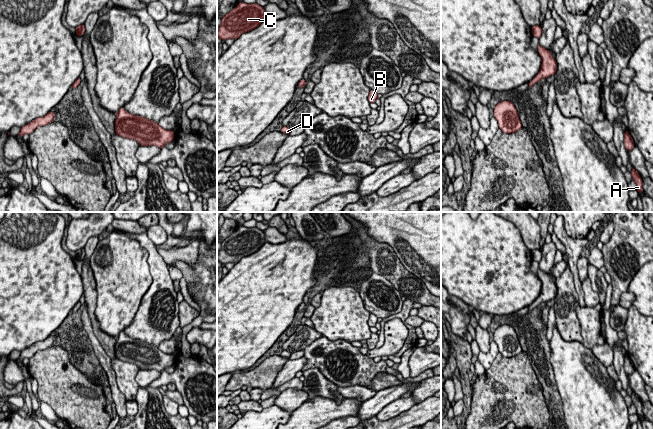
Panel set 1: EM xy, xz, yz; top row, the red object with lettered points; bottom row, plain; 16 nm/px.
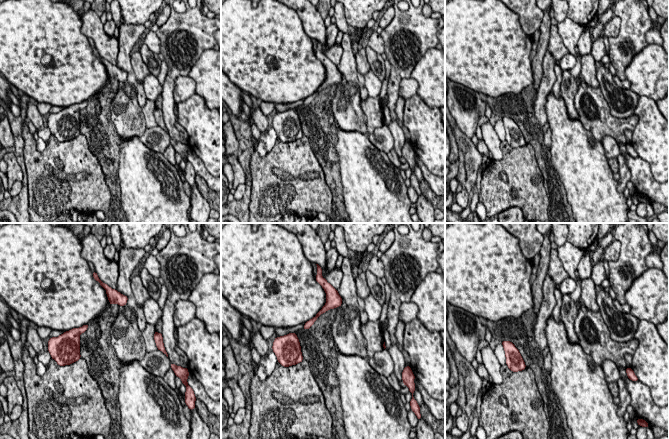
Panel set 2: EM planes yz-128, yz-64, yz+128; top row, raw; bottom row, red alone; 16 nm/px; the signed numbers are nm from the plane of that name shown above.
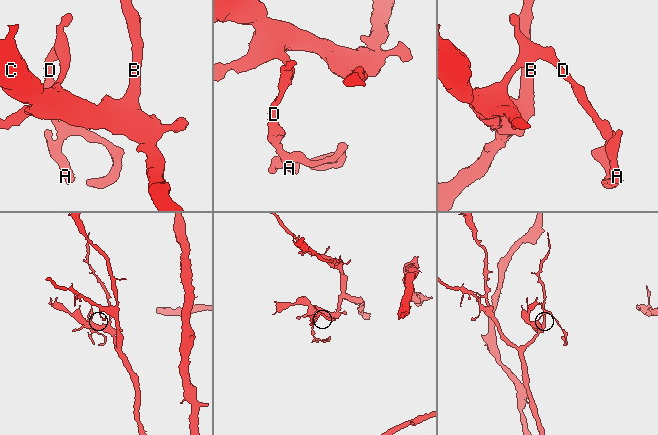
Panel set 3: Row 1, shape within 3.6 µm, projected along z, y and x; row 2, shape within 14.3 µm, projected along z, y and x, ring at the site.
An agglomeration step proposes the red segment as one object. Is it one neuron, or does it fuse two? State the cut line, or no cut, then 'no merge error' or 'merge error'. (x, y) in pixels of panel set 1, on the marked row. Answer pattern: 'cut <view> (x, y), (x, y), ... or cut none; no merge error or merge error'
cut none; no merge error

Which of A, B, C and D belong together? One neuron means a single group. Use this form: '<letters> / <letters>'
A B C D

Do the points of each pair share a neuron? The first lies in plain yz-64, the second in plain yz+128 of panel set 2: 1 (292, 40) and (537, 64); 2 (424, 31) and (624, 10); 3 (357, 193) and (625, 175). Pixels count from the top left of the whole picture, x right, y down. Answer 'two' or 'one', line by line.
1: two
2: one
3: two

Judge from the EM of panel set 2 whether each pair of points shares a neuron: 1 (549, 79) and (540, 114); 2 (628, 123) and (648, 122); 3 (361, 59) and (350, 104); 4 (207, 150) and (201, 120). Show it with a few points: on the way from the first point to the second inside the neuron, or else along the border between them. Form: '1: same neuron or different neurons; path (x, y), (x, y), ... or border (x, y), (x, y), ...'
1: same neuron; path (544, 88), (540, 105)
2: different neurons; border (633, 113), (638, 118), (638, 123), (632, 132)
3: different neurons; border (354, 56), (357, 69)
4: same neuron; path (207, 143), (205, 127)

